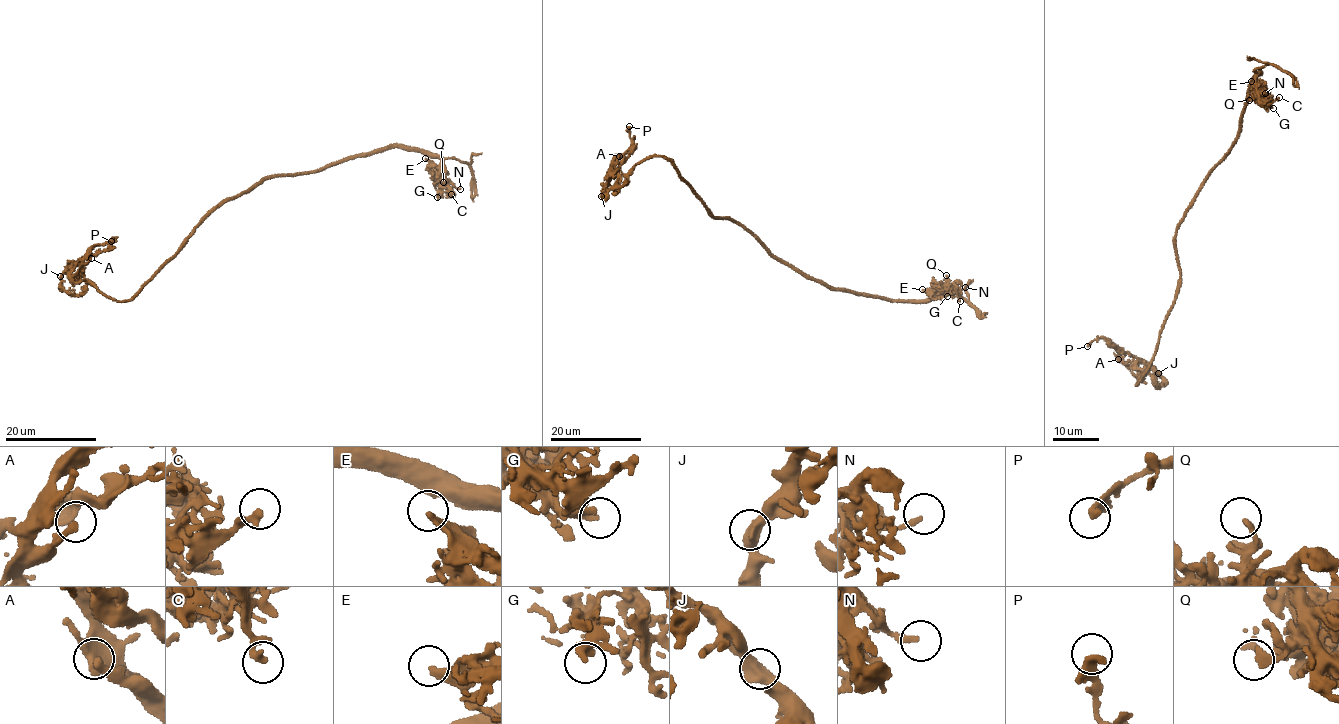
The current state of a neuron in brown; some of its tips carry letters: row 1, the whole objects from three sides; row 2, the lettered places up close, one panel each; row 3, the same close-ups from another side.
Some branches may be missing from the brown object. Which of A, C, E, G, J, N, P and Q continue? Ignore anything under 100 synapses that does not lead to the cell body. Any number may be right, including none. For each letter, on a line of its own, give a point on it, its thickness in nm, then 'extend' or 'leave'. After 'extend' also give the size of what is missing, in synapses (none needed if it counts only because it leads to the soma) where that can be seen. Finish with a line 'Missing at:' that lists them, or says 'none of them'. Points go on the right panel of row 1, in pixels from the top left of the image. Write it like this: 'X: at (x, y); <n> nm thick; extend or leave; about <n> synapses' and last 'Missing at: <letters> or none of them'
A: at (1118, 359); 280 nm thick; leave
C: at (1279, 97); 200 nm thick; leave
E: at (1251, 81); 220 nm thick; leave
G: at (1273, 108); 280 nm thick; leave
J: at (1158, 373); 400 nm thick; leave
N: at (1265, 93); 190 nm thick; leave
P: at (1087, 346); 380 nm thick; leave
Q: at (1249, 100); 220 nm thick; leave
Missing at: none of them

